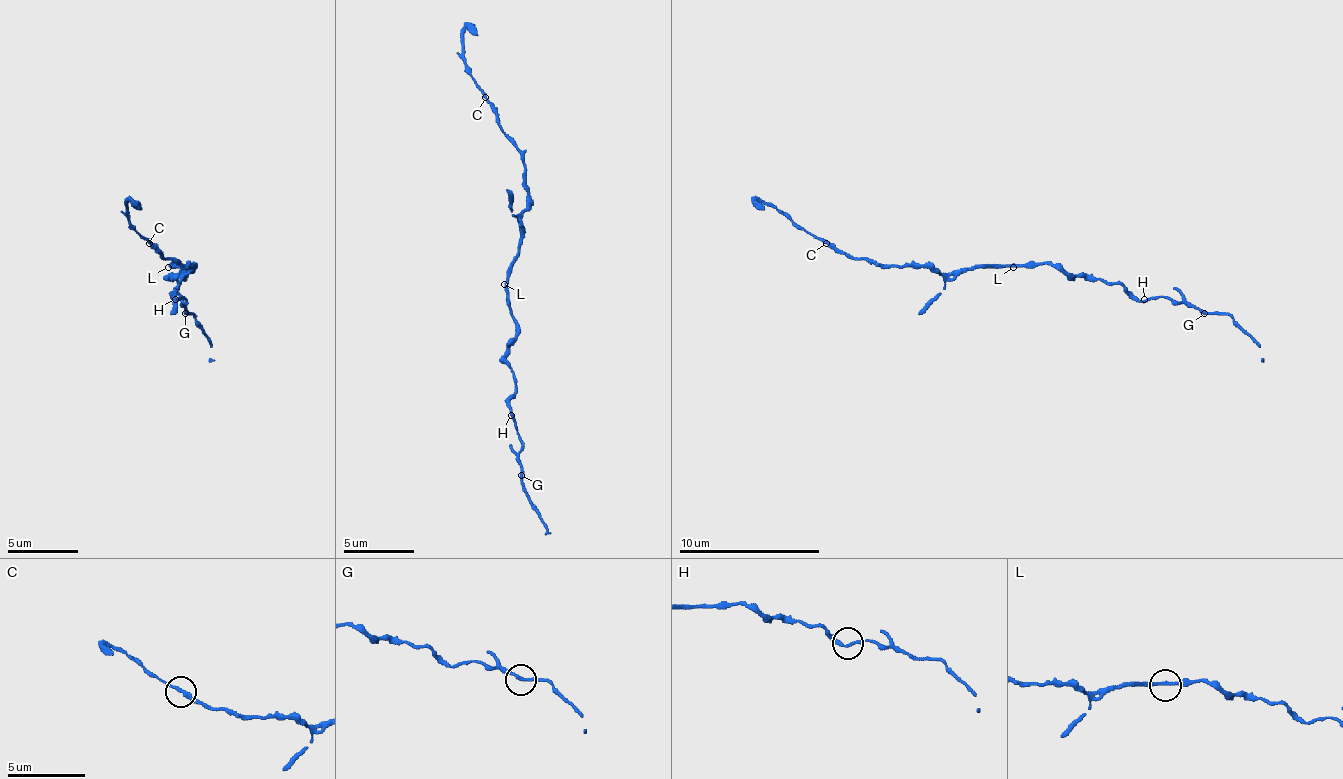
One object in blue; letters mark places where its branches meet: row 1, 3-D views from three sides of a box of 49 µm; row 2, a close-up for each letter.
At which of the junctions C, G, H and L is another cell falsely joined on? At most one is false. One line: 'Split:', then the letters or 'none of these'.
Split: none of these

